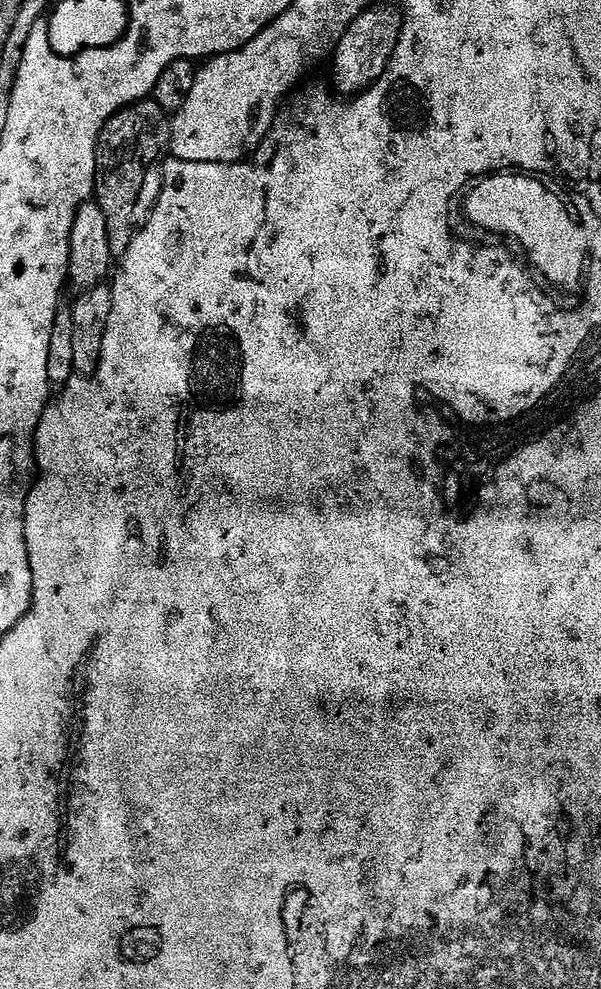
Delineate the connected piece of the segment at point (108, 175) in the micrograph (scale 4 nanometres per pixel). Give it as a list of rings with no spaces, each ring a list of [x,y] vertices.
[[[151,98],[131,104],[121,112],[115,112],[100,131],[100,143],[96,145],[94,200],[99,204],[102,214],[106,214],[106,230],[113,257],[124,256],[130,246],[137,227],[136,203],[144,192],[144,179],[147,178],[152,163],[161,159],[160,151],[163,148],[165,151],[169,144],[169,113],[162,111]]]

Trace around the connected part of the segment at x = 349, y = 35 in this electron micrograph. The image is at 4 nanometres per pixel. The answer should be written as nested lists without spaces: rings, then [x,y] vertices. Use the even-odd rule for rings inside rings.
[[[373,6],[368,8],[342,34],[342,38],[334,46],[331,53],[332,60],[332,84],[337,88],[339,95],[344,98],[356,98],[368,91],[373,84],[385,79],[384,71],[388,63],[396,56],[396,46],[400,43],[402,31],[402,16],[399,11],[392,8],[379,8]]]

